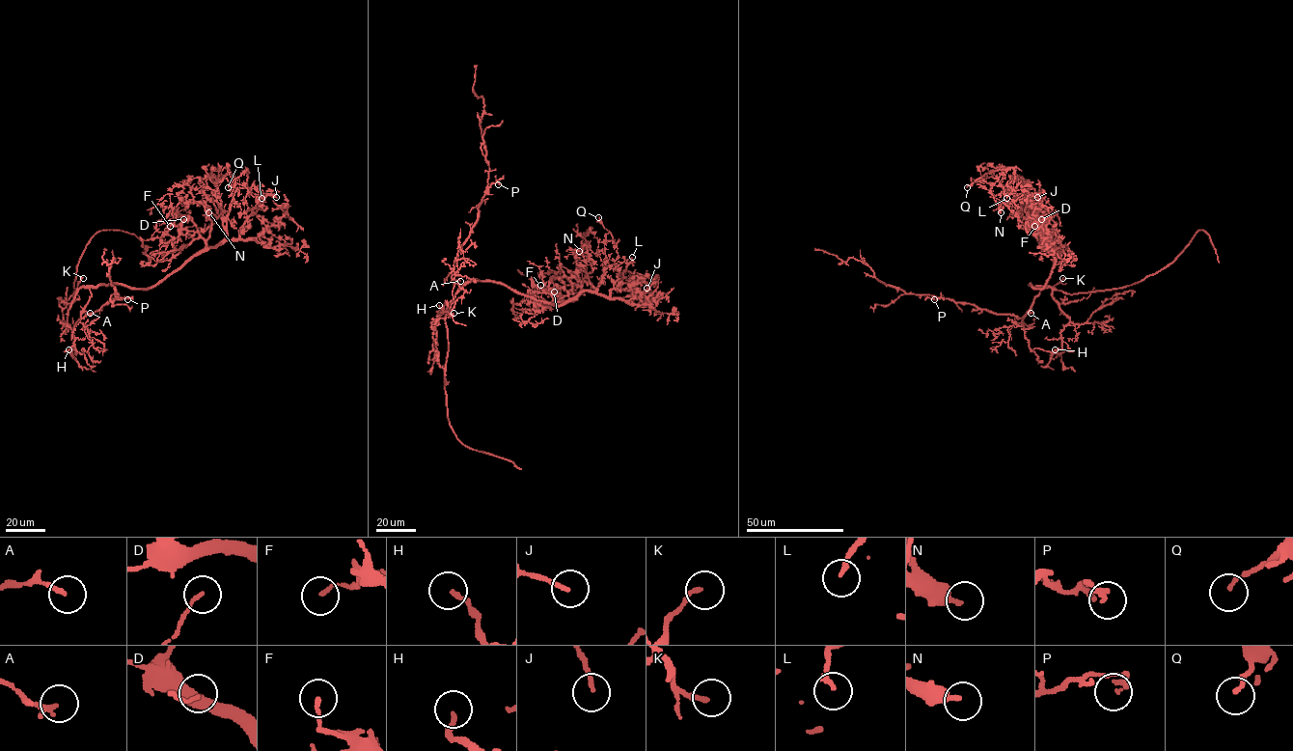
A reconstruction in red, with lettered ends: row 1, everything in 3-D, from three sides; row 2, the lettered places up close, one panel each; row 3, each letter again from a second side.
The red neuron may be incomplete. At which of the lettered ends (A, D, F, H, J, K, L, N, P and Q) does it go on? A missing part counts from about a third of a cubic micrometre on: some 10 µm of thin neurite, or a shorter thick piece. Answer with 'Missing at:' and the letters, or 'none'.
Missing at: none

